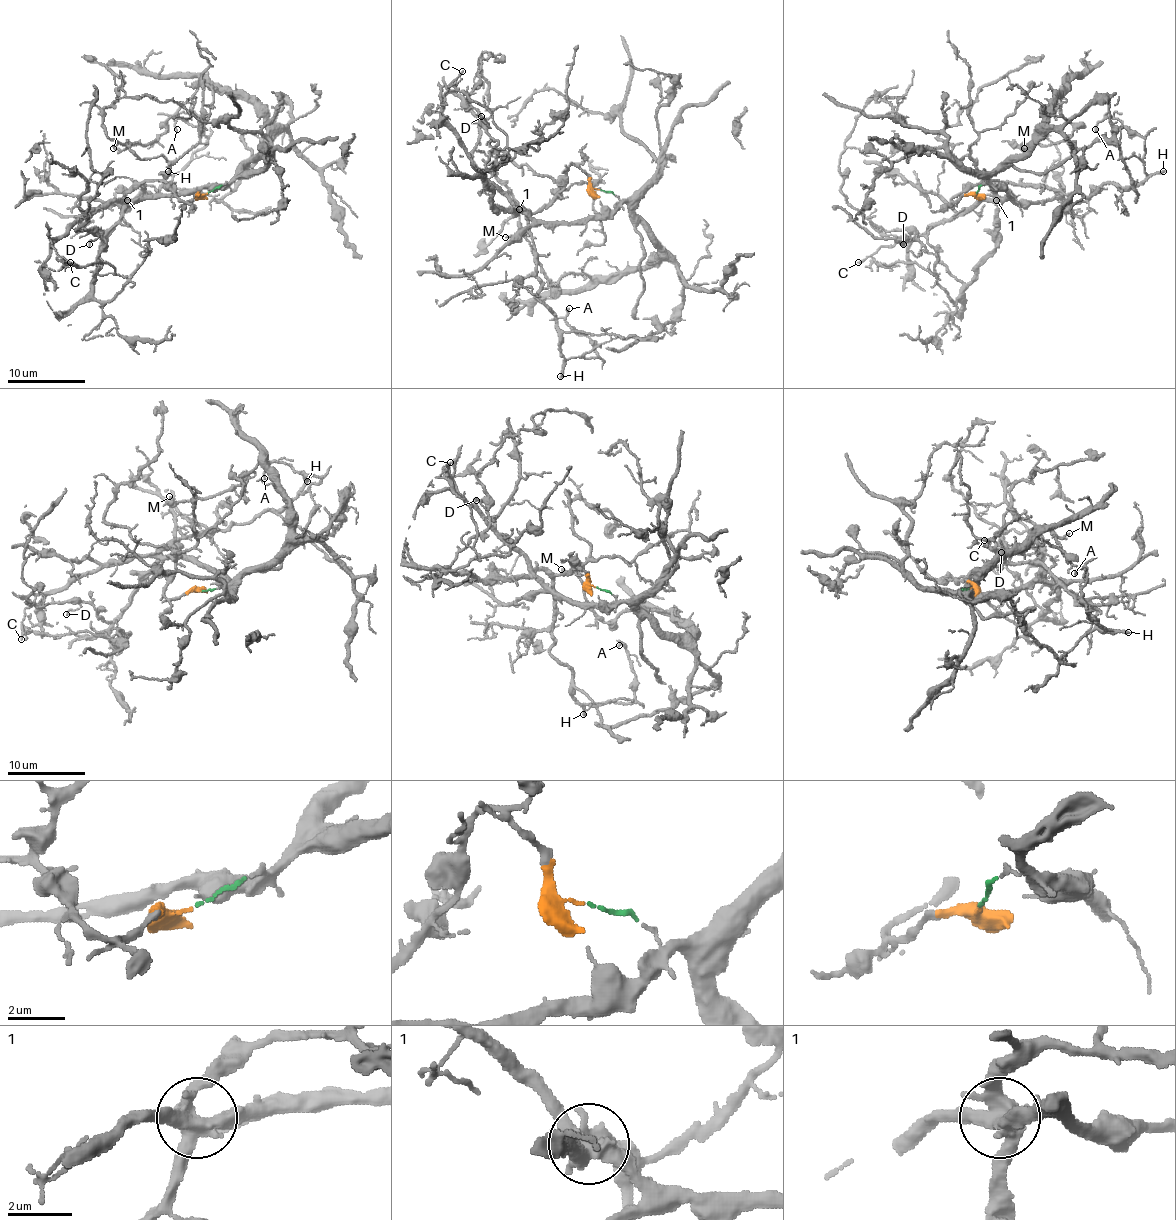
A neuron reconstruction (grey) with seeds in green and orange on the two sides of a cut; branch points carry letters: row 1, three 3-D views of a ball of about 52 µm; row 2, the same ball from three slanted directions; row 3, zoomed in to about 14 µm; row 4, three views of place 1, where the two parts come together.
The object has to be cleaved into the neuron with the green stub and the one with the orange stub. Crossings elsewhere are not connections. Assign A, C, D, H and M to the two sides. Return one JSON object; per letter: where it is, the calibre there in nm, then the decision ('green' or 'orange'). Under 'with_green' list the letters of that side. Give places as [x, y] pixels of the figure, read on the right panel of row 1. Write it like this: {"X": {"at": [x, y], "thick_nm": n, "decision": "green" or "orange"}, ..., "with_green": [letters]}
{"A": {"at": [1095, 129], "thick_nm": 120, "decision": "orange"}, "C": {"at": [858, 262], "thick_nm": 160, "decision": "green"}, "D": {"at": [903, 244], "thick_nm": 130, "decision": "orange"}, "H": {"at": [1163, 171], "thick_nm": 200, "decision": "orange"}, "M": {"at": [1024, 148], "thick_nm": 80, "decision": "green"}, "with_green": ["C", "M"]}

